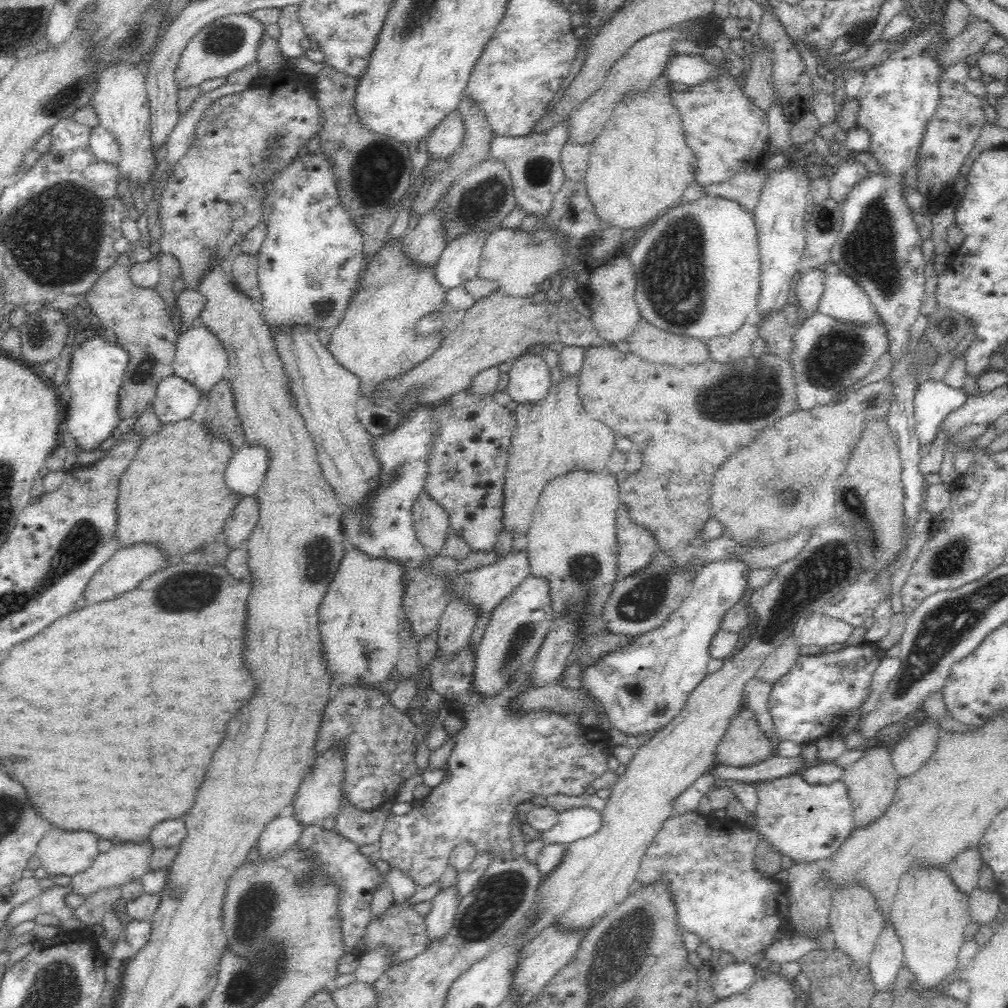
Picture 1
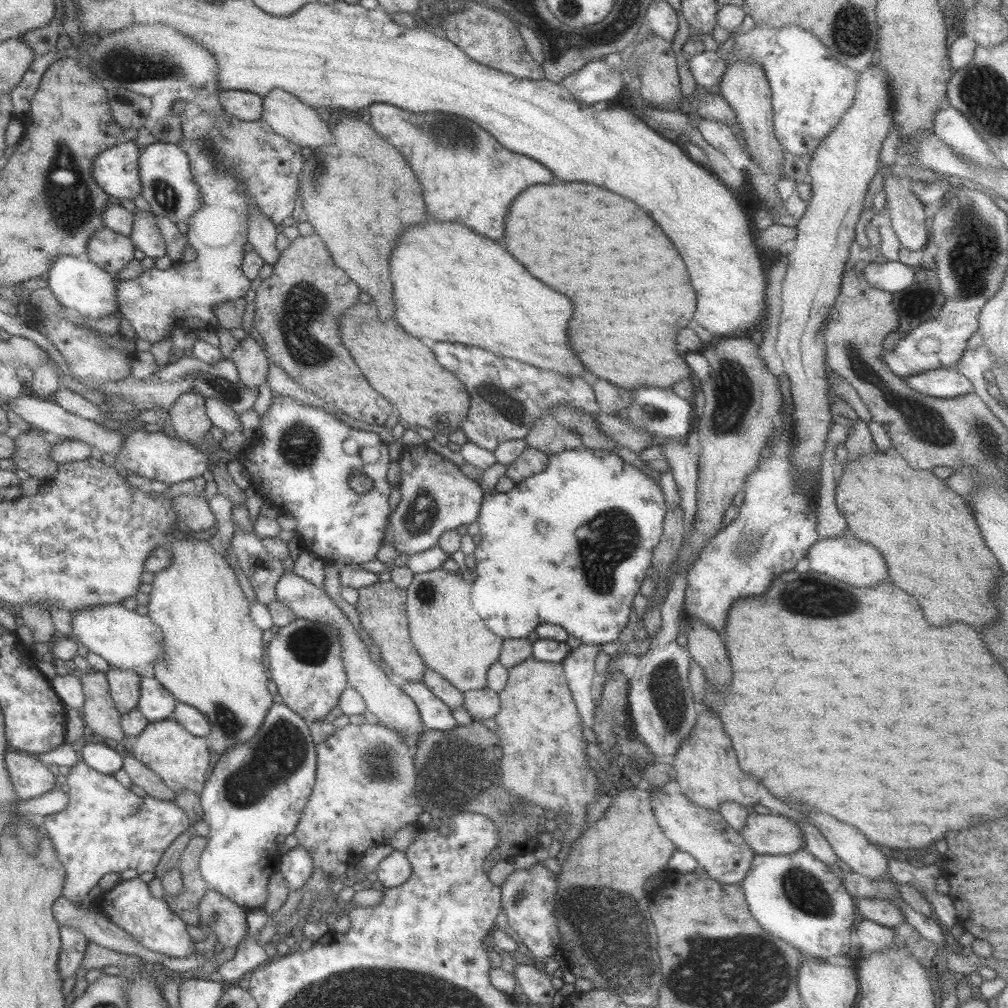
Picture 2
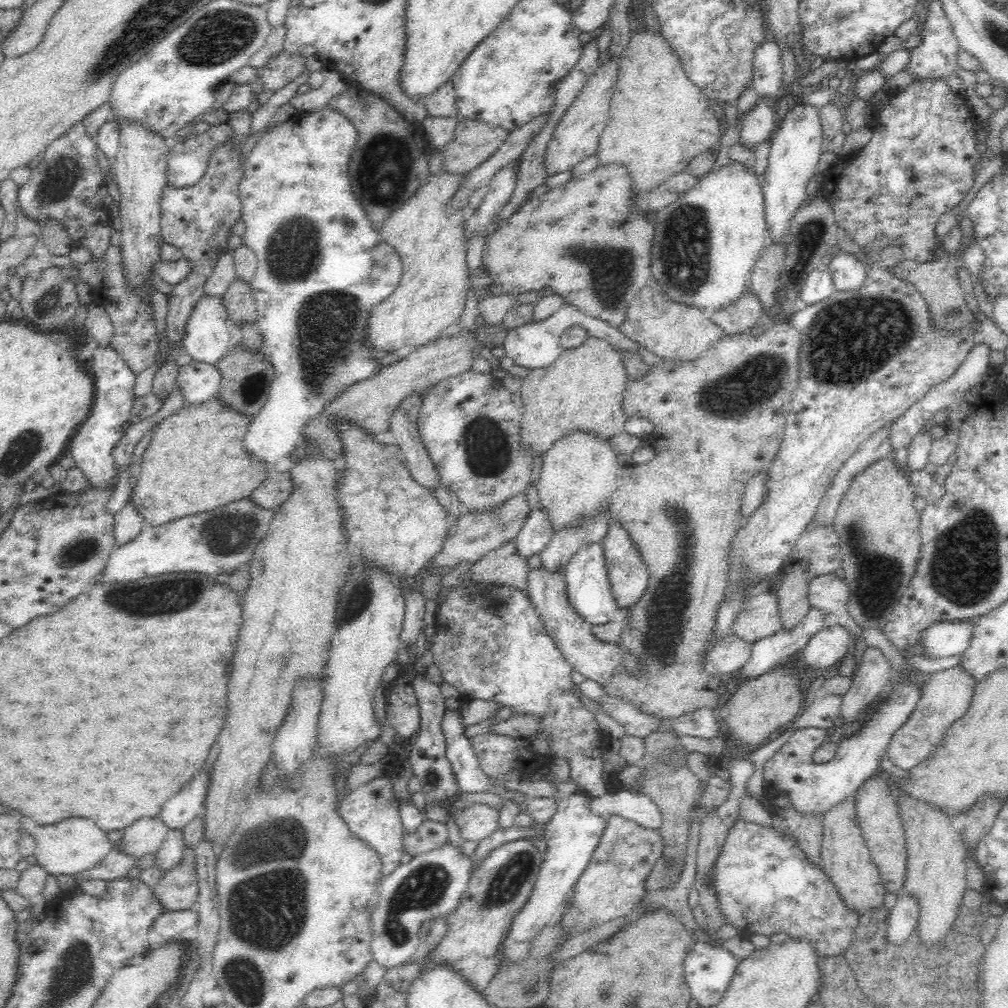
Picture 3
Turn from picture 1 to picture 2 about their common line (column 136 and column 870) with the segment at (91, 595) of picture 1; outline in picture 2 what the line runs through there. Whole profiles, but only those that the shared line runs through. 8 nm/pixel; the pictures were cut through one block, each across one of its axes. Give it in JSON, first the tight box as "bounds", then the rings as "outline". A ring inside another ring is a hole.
{"bounds":[808,533,890,586],"outline":[[[844,533],[843,535],[820,539],[816,541],[808,550],[810,571],[828,574],[836,580],[848,582],[852,586],[874,586],[878,582],[890,582],[888,578],[888,566],[881,552],[878,552],[873,544],[864,542],[854,535]]]}

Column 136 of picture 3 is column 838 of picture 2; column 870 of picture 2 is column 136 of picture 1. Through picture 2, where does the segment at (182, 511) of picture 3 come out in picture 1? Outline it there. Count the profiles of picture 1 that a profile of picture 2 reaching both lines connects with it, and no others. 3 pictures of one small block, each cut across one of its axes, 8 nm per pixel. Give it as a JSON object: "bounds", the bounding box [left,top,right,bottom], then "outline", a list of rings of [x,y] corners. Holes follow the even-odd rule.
{"bounds":[115,417,241,560],"outline":[[[188,417],[171,424],[162,423],[153,435],[143,440],[134,460],[120,477],[115,532],[120,546],[147,542],[161,548],[171,560],[180,560],[180,556],[217,540],[226,519],[241,499],[239,494],[226,486],[224,480],[233,451],[231,442],[213,436],[198,417]]]}

